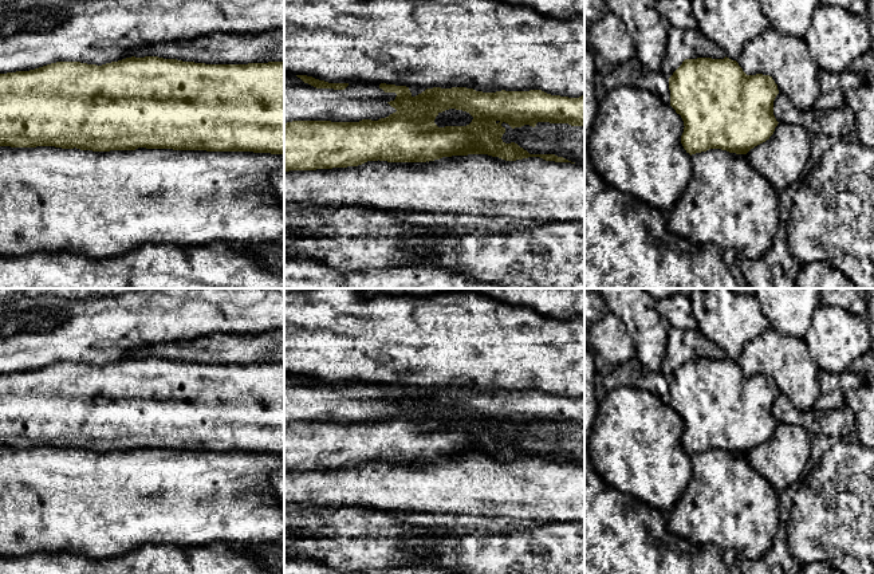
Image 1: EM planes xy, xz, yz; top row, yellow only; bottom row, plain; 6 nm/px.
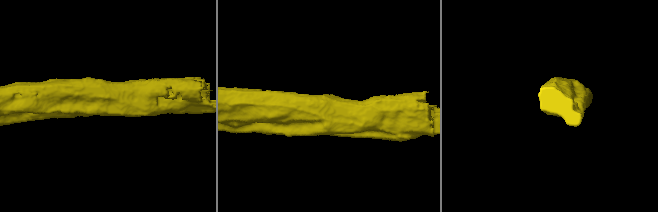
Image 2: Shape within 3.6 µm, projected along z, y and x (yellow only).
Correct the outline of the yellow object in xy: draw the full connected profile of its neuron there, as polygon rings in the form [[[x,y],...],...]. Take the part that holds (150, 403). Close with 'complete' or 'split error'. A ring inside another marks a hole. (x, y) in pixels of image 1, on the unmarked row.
[[[131,357],[102,366],[56,362],[29,371],[0,374],[0,447],[284,455],[284,362],[205,365],[158,357]]] | complete

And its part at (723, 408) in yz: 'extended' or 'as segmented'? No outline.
as segmented

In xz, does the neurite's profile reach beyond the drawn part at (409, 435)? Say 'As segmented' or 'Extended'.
As segmented

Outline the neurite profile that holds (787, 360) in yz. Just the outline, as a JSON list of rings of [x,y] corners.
[[[769,327],[744,347],[736,362],[747,376],[769,376],[777,385],[779,393],[787,397],[798,410],[808,412],[814,409],[820,394],[819,366],[812,359],[803,338],[786,337]]]

